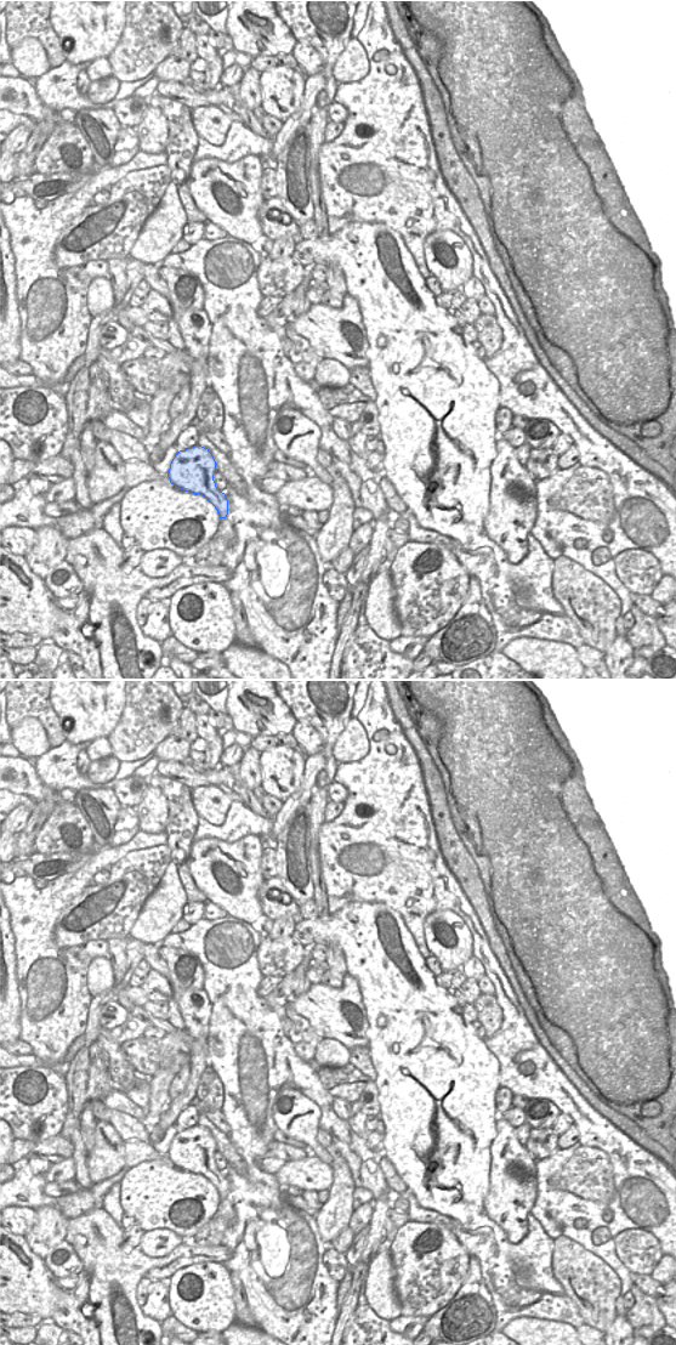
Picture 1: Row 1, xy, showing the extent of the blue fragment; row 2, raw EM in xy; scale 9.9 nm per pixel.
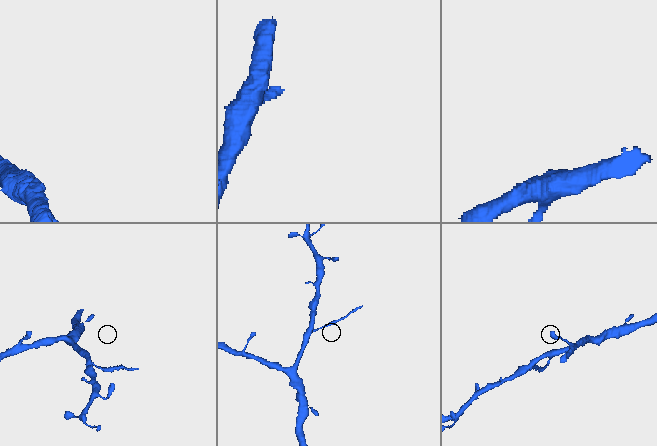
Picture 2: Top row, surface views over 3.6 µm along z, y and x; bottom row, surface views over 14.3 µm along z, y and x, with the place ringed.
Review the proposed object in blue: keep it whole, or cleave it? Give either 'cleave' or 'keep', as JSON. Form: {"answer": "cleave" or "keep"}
{"answer": "cleave"}

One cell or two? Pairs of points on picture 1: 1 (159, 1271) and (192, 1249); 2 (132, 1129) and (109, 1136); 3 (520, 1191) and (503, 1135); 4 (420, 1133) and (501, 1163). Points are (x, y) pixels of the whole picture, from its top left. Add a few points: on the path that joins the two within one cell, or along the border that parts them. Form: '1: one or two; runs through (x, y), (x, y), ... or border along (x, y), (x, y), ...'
1: one; runs through (168, 1267), (183, 1255)
2: two; border along (108, 1122), (123, 1141)
3: one; runs through (509, 1178), (503, 1170), (501, 1148)
4: two; border along (495, 1131), (490, 1145), (488, 1187)

